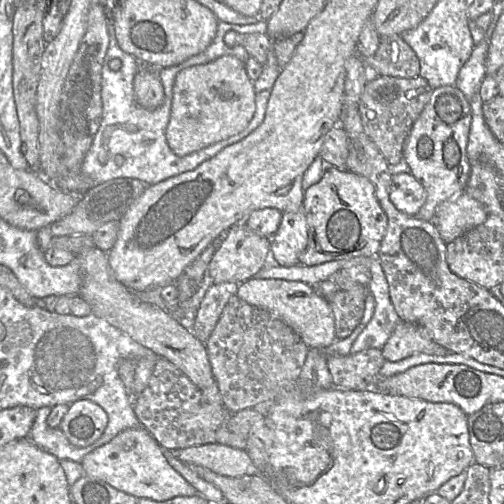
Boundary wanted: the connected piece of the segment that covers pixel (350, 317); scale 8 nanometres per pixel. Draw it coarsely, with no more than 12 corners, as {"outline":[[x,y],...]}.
{"outline":[[366,286],[339,290],[328,299],[336,339],[359,325]]}

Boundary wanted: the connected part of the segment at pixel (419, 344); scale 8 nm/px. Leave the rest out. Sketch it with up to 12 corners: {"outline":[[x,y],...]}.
{"outline":[[397,324],[381,351],[388,362],[451,353],[426,328]]}

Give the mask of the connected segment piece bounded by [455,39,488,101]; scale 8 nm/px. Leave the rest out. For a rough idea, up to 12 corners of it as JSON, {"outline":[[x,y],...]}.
{"outline":[[488,39],[473,47],[455,85],[470,101],[486,77]]}

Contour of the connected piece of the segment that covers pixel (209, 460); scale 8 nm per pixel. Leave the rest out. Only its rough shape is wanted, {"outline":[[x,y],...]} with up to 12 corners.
{"outline":[[202,444],[172,452],[227,477],[255,472],[245,450]]}

